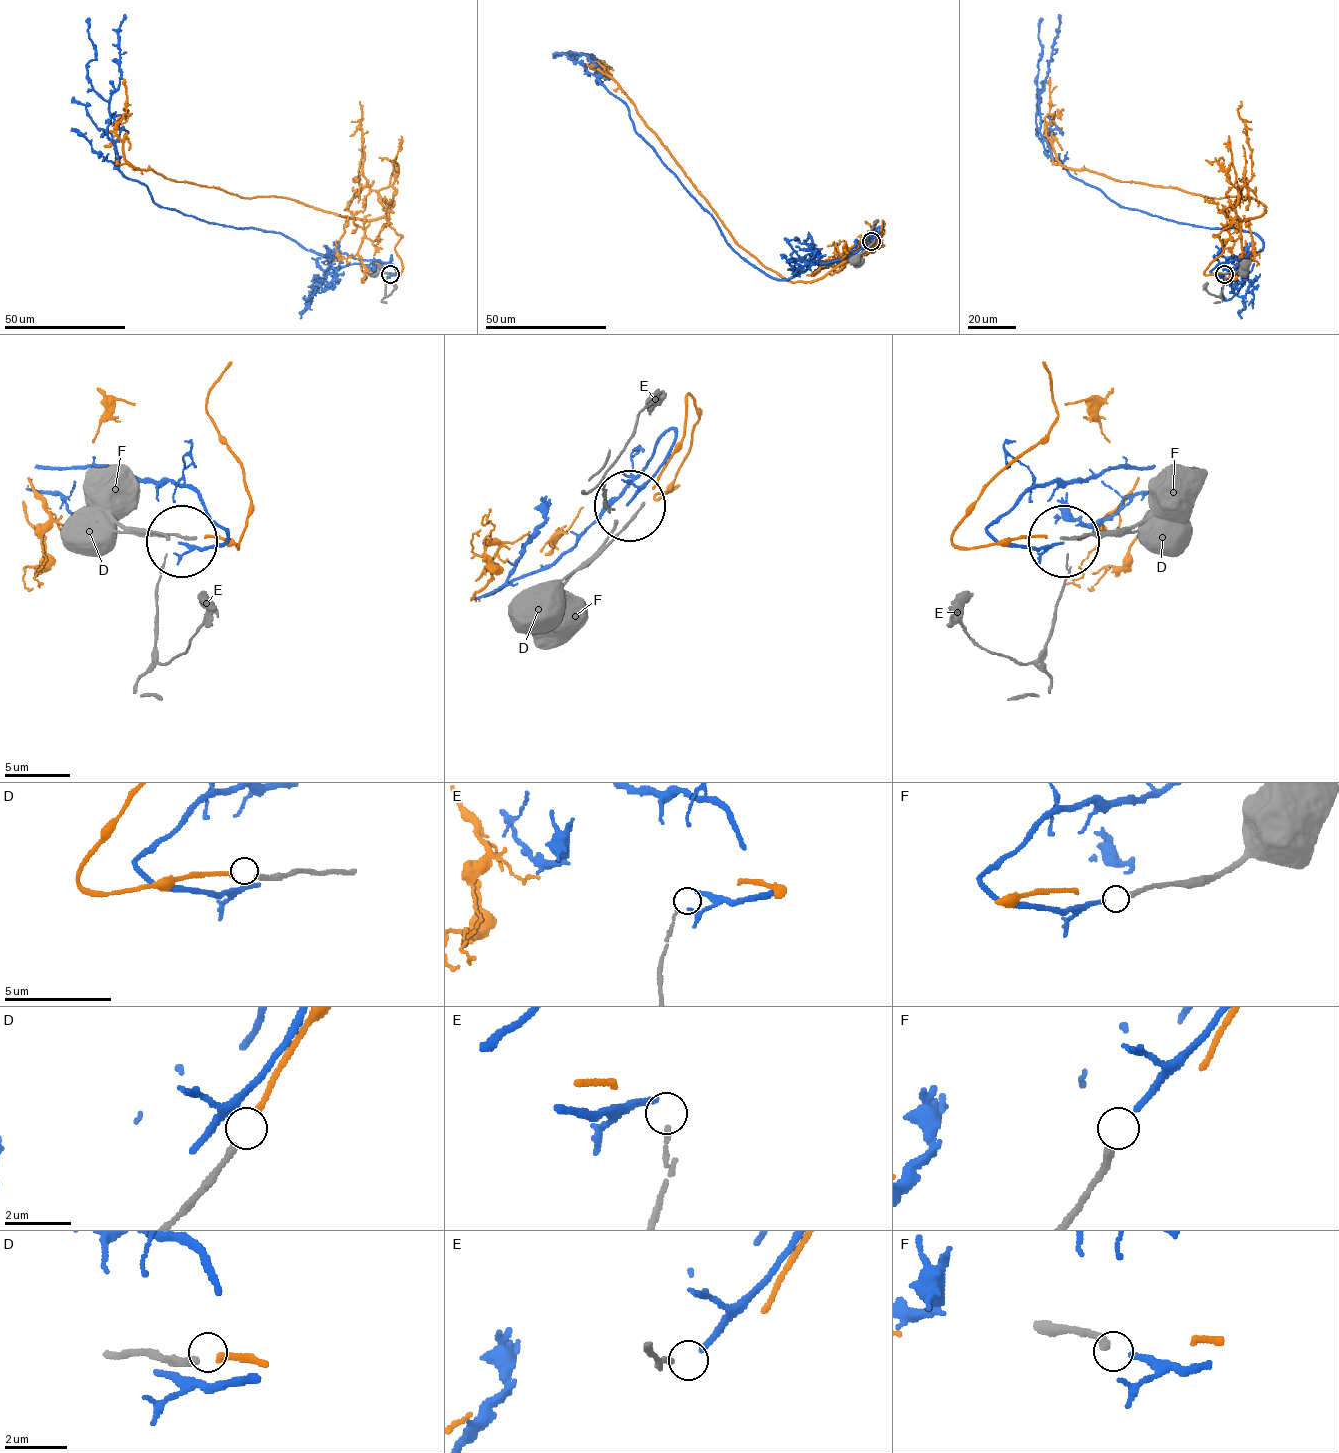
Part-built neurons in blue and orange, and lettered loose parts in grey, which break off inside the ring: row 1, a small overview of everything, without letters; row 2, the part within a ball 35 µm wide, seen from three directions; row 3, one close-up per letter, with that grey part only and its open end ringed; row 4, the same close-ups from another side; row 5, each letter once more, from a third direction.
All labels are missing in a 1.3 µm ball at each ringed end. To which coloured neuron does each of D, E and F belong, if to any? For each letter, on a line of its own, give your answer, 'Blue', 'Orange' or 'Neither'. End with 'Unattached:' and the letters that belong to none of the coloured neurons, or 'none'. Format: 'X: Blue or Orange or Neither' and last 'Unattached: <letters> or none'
D: Orange
E: Neither
F: Blue
Unattached: E

